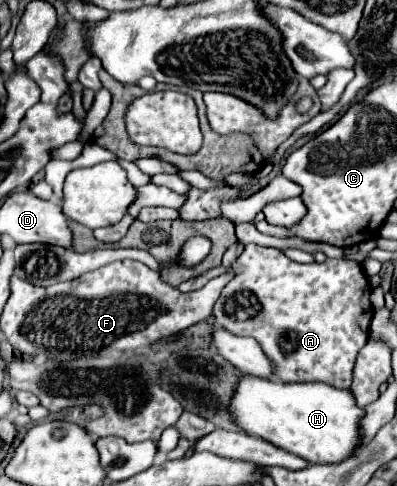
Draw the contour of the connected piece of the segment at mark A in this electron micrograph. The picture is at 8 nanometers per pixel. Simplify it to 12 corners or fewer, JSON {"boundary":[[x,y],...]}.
{"boundary":[[248,244],[214,324],[280,382],[350,388],[368,340],[362,264]]}

